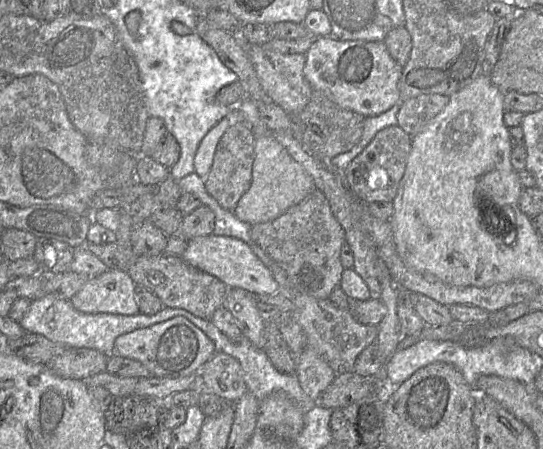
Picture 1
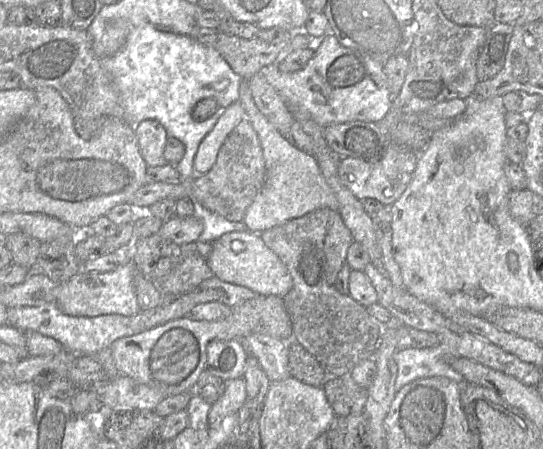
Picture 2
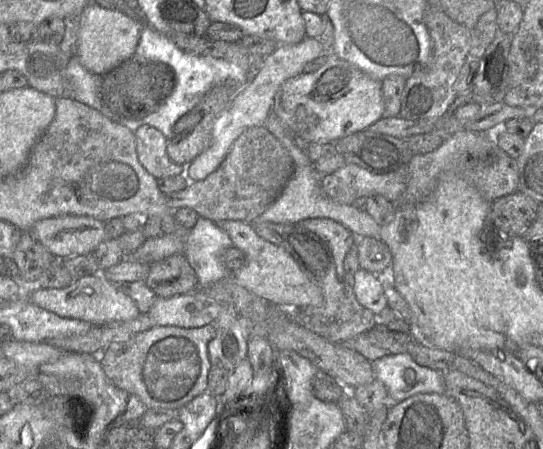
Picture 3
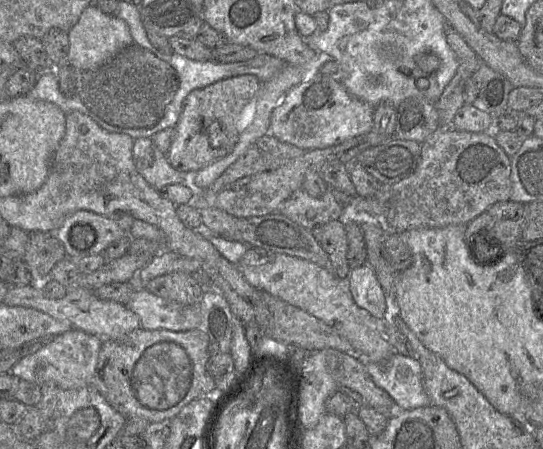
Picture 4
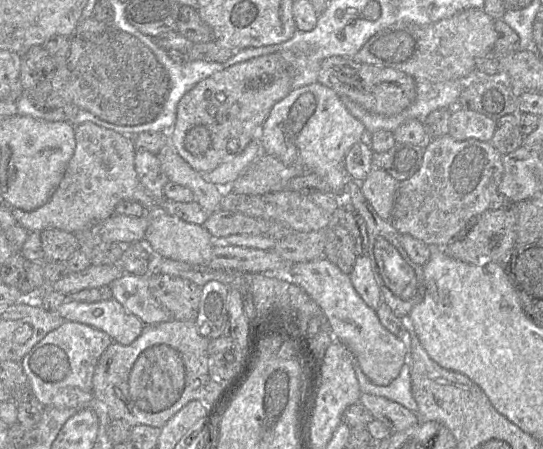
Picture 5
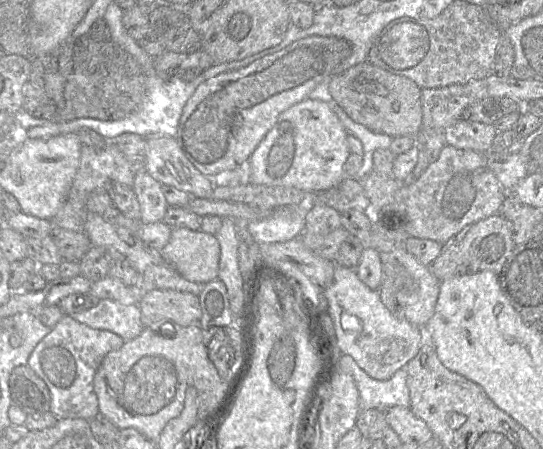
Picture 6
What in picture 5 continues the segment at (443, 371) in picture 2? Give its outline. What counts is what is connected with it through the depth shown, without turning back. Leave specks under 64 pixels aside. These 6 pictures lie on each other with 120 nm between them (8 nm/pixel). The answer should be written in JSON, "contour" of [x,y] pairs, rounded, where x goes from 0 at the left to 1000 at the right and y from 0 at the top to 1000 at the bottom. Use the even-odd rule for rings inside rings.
{"contour":[[[652,797],[652,824],[667,875],[703,882],[766,918],[768,895],[757,866],[757,817],[744,808],[735,835],[715,857],[698,860],[681,849]]]}

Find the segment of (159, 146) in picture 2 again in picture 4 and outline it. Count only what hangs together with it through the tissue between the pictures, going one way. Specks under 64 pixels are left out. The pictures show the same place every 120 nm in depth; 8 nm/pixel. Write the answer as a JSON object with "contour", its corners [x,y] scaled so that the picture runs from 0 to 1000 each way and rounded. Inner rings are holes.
{"contour":[[[278,305],[247,312],[245,356],[254,383],[285,421],[311,410],[346,408],[350,383],[322,376],[304,341],[295,336]]]}

